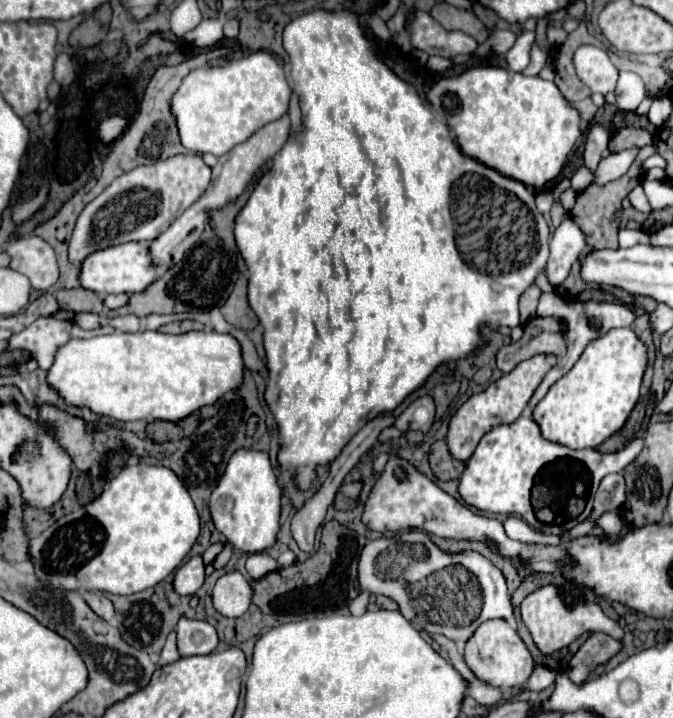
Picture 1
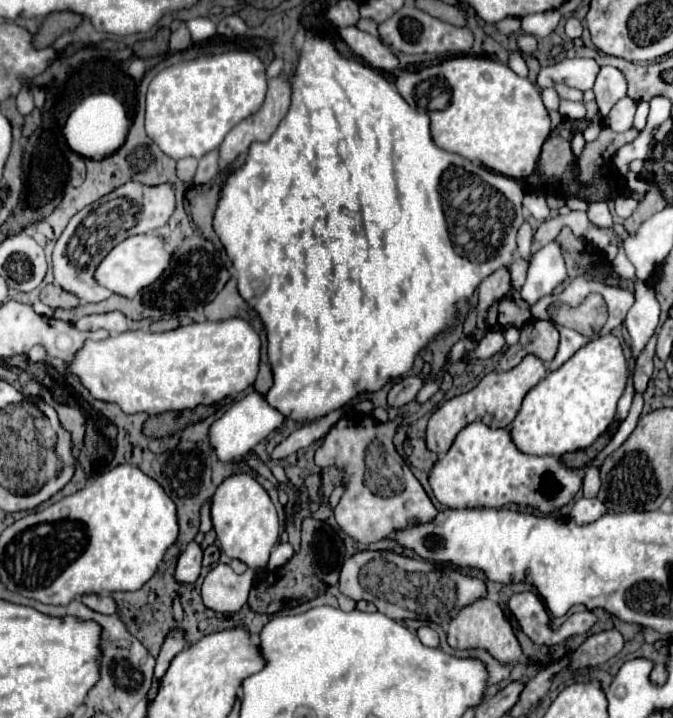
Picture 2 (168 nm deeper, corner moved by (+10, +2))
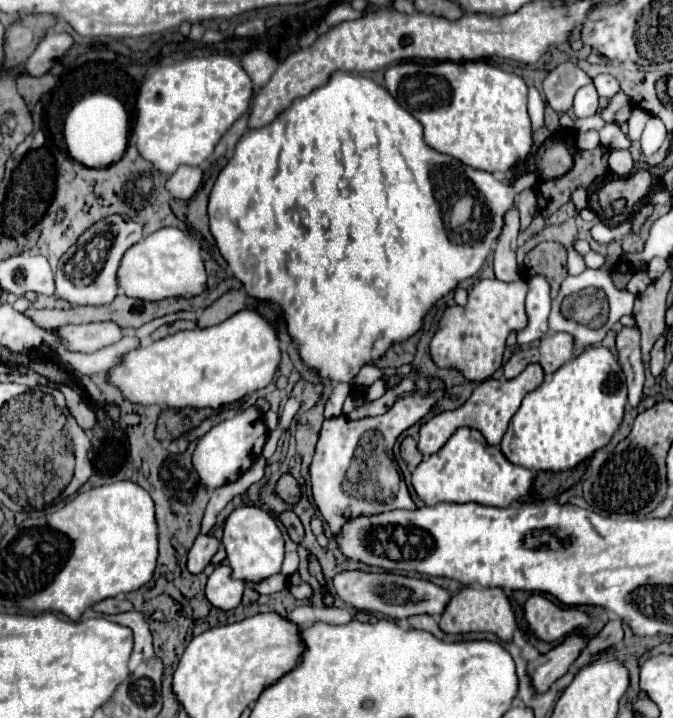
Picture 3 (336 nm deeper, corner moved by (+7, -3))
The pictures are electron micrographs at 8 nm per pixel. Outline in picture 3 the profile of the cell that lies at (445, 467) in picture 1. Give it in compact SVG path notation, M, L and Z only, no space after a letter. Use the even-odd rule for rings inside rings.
M407 436L407 438L401 442L401 458L403 458L405 464L409 466L409 470L413 470L413 468L423 460L421 452L417 450L417 442L415 442L411 436Z

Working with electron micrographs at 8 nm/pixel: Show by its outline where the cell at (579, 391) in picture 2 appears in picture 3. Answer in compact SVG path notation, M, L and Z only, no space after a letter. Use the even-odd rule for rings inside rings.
M591 346L523 398L501 440L501 452L509 462L533 472L571 470L609 444L623 420L625 402L625 374L615 354L605 346Z

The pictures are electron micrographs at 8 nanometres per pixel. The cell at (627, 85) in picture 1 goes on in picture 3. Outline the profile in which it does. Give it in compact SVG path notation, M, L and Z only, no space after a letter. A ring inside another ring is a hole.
M599 74L599 76L595 76L593 78L593 84L597 88L597 94L601 98L607 98L607 100L613 98L619 92L619 82L611 74Z

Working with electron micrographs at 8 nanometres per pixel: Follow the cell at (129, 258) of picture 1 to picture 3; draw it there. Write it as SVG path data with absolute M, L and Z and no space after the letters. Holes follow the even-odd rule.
M161 228L125 252L119 268L119 286L127 296L149 302L165 298L193 298L207 288L201 250L195 240L179 228Z

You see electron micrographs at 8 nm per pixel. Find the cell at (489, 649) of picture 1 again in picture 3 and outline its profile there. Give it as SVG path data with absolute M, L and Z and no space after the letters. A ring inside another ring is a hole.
M463 586L455 596L451 596L451 600L447 602L441 620L439 620L439 628L445 634L461 634L461 632L493 632L497 634L501 640L509 642L513 638L513 632L517 628L515 624L515 614L511 610L509 598L505 596L503 588L471 588L471 586Z

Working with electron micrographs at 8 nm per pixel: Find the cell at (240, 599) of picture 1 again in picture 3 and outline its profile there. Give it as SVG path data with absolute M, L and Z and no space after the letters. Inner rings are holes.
M219 564L207 580L207 600L221 610L233 610L241 604L245 584L241 580L231 578L231 568L227 564Z

